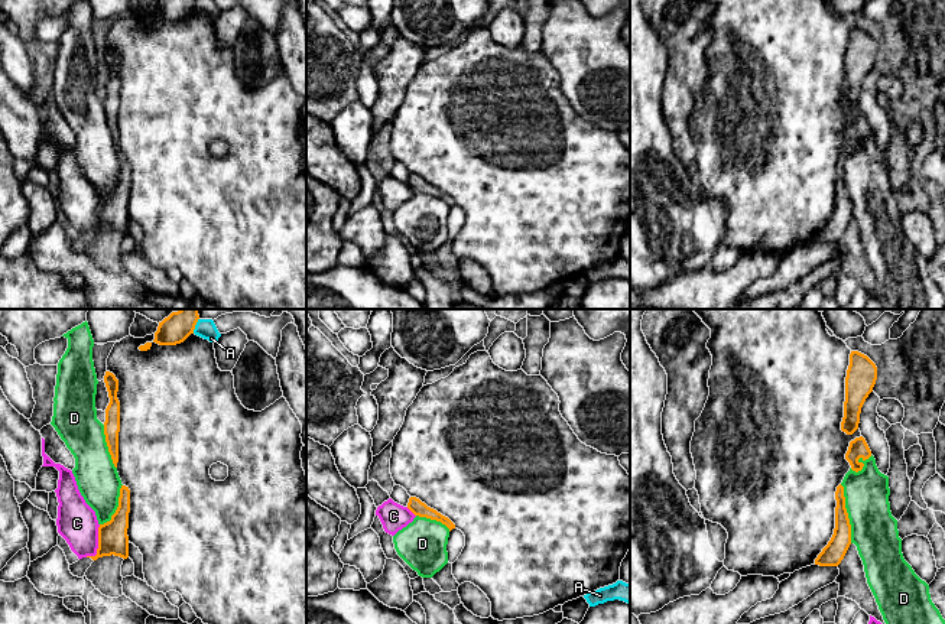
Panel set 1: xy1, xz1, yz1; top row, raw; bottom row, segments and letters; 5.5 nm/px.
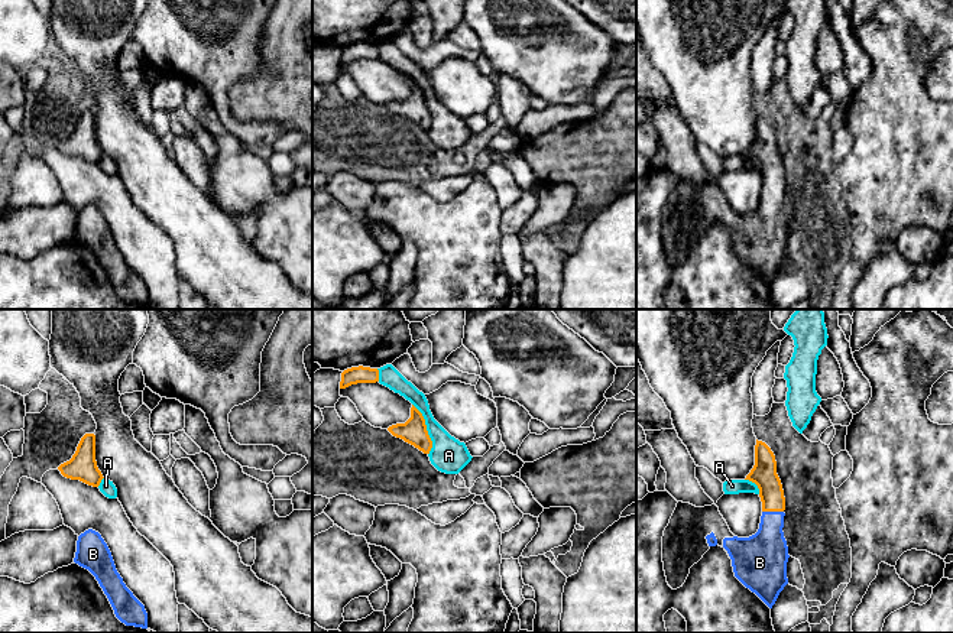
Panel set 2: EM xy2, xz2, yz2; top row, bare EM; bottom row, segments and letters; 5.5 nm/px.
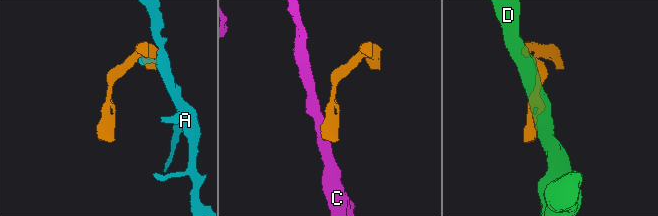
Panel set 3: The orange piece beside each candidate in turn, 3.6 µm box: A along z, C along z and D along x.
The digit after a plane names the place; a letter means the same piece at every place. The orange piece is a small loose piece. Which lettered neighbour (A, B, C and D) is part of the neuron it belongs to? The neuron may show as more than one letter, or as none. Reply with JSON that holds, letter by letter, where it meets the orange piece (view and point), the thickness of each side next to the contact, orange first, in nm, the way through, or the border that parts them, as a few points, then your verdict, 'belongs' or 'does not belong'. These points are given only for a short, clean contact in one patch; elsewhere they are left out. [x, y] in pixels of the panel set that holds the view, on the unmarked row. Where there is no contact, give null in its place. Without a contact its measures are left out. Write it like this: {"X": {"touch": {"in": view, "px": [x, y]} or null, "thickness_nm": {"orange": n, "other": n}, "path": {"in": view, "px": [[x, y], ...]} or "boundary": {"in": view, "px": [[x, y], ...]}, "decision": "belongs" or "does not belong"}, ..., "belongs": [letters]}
{"A": {"touch": {"in": "xz2", "px": [425, 106]}, "thickness_nm": {"orange": 140, "other": 200}, "decision": "does not belong"}, "B": {"touch": {"in": "yz2", "px": [772, 187]}, "thickness_nm": {"orange": 140, "other": 260}, "decision": "belongs"}, "C": {"touch": {"in": "xy1", "px": [98, 221]}, "thickness_nm": {"orange": 170, "other": 220}, "boundary": {"in": "xy1", "px": [[100, 201], [97, 228], [85, 233]]}, "decision": "does not belong"}, "D": {"touch": {"in": "yz1", "px": [847, 189]}, "thickness_nm": {"orange": 120, "other": 260}, "decision": "does not belong"}, "belongs": ["B"]}

